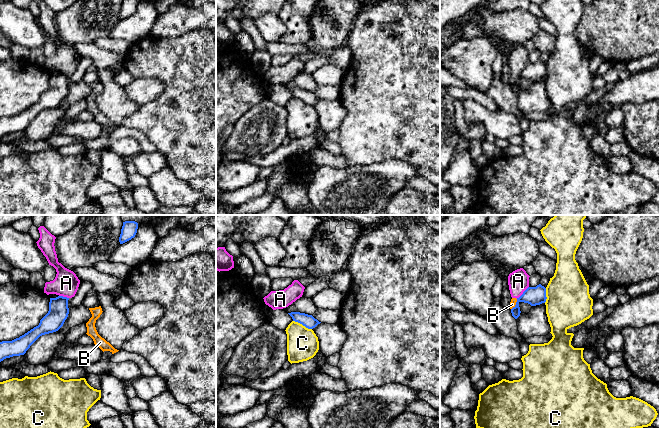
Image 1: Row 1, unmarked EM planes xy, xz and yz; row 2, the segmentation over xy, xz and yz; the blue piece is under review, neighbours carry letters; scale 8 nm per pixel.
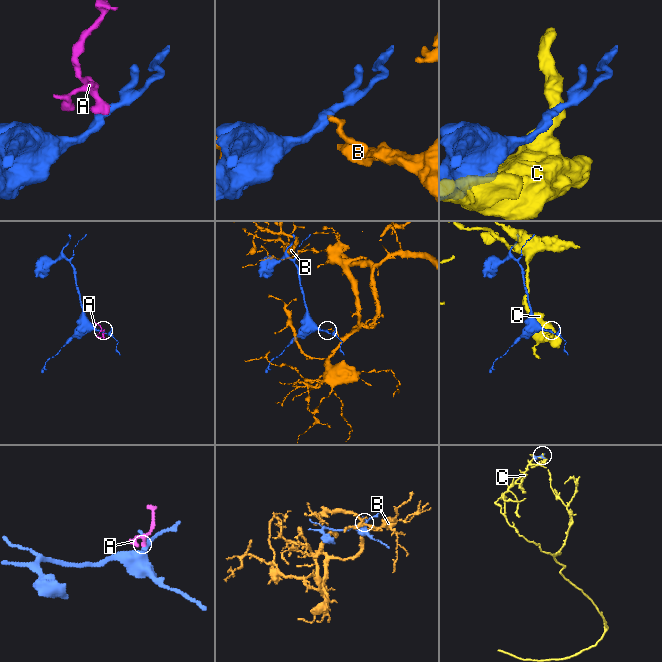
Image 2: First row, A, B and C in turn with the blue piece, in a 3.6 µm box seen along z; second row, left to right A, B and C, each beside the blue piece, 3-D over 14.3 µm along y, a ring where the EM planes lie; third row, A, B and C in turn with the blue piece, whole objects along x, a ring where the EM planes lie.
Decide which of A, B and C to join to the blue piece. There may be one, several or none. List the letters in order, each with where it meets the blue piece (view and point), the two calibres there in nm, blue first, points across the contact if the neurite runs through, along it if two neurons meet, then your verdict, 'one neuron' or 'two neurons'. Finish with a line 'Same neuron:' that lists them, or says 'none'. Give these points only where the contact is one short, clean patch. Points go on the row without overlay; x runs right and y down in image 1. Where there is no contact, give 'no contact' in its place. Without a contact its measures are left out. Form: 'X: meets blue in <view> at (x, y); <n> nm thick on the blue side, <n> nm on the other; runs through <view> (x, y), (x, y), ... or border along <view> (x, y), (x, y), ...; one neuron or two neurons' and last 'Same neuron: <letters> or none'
A: meets blue in yz at (523, 69); 150 nm thick on the blue side, 170 nm on the other; border along yz (528, 62), (516, 74); two neurons
B: meets blue in yz at (516, 80); 150 nm thick on the blue side, 50 nm on the other; border along yz (517, 75), (511, 85); two neurons
C: meets blue in xz at (302, 100); 100 nm thick on the blue side, 260 nm on the other; two neurons
Same neuron: none

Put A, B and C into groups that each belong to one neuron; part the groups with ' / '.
A B / C

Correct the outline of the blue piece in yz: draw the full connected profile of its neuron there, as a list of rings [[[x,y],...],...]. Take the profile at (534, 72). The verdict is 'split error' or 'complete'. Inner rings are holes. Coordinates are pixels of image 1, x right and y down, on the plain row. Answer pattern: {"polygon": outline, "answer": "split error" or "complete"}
{"polygon": [[[541,60],[536,63],[528,63],[523,70],[517,74],[516,81],[511,85],[512,92],[517,95],[520,92],[519,79],[528,79],[531,82],[540,81],[546,78],[546,64]]], "answer": "complete"}

